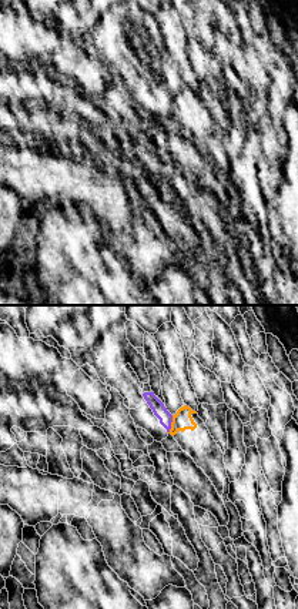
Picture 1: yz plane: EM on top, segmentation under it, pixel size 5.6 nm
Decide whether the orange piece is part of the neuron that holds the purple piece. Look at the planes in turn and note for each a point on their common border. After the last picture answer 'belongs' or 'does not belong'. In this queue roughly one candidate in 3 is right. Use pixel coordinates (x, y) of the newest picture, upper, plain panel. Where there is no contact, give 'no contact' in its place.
contact (170, 104)

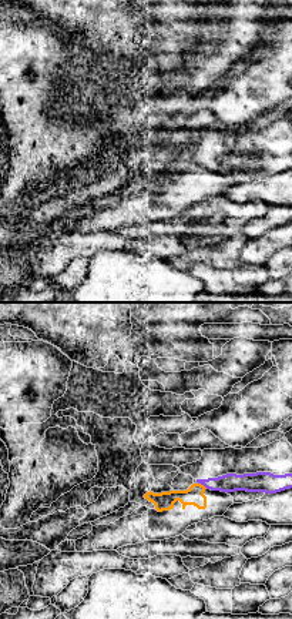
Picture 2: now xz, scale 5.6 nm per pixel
contact (202, 164)

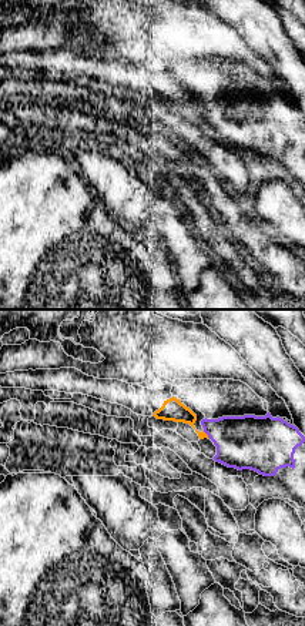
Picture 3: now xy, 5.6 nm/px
contact (207, 114)

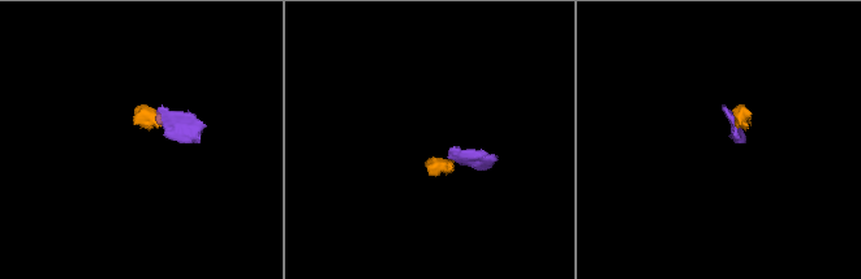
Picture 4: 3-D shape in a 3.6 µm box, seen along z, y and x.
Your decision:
does not belong

